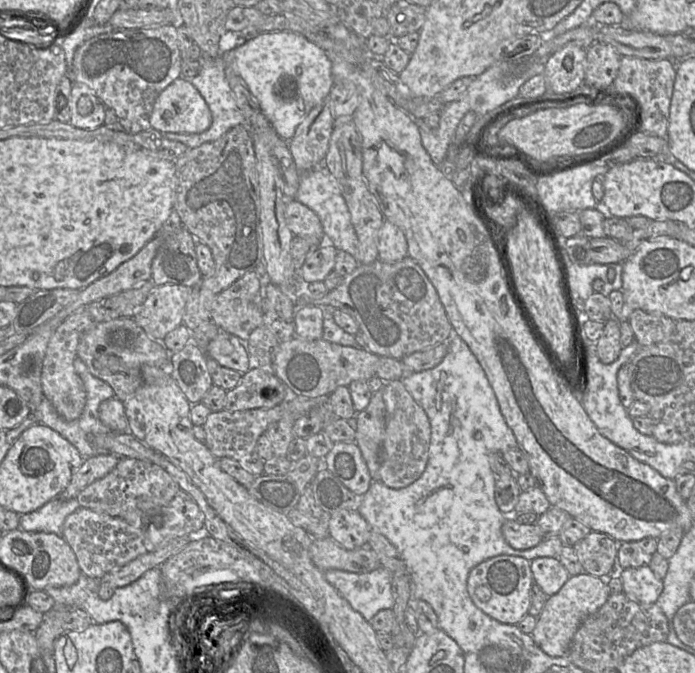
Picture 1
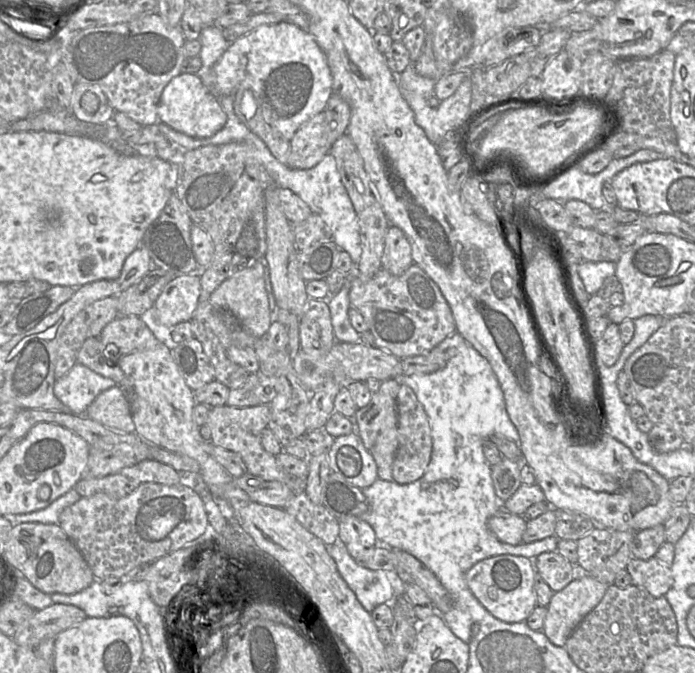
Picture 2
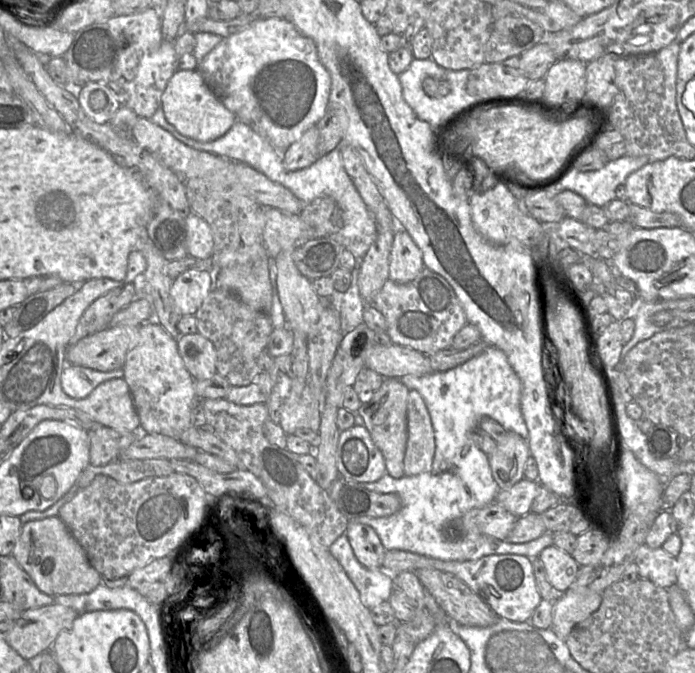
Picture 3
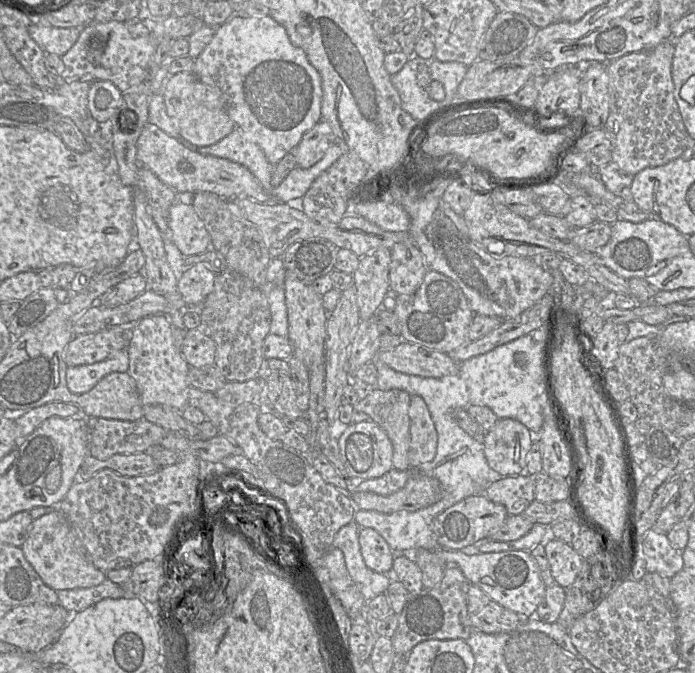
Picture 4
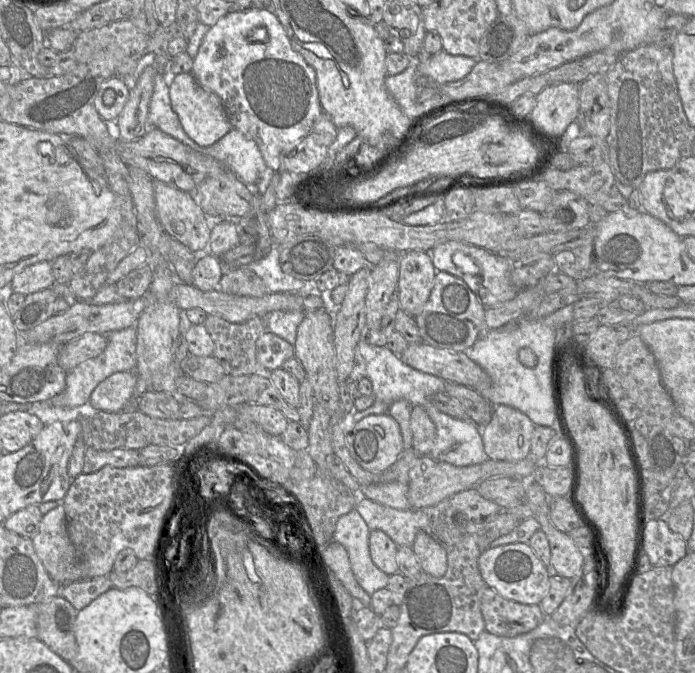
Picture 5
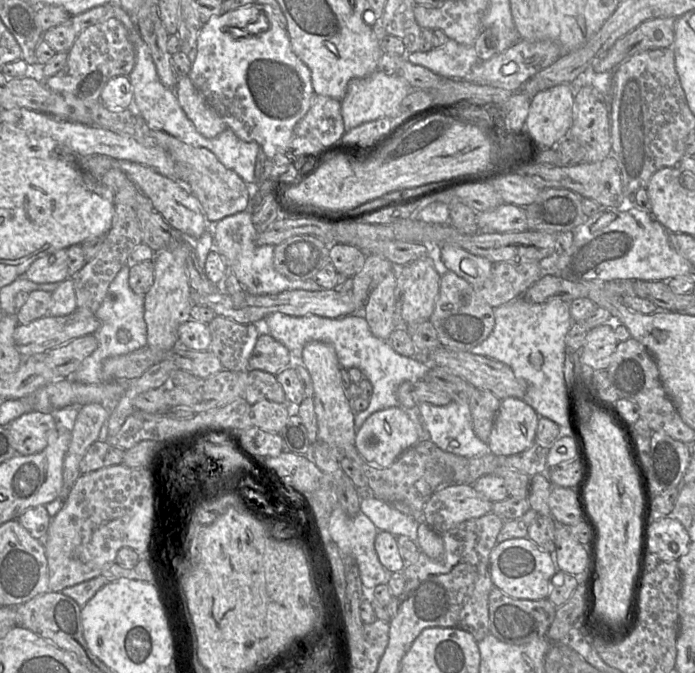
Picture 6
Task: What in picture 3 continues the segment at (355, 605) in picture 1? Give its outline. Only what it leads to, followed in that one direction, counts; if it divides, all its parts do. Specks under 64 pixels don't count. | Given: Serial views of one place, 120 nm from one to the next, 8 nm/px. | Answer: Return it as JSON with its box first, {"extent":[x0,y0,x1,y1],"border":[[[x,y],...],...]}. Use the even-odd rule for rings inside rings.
{"extent":[329,533,394,610],"border":[[[344,533],[329,547],[358,590],[360,599],[369,610],[388,601],[394,589],[394,576],[384,569],[368,569],[356,558]]]}

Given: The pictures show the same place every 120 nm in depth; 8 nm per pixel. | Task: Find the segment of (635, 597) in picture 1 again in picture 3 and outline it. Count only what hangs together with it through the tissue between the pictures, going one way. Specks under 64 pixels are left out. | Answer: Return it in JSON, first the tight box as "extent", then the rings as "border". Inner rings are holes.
{"extent":[636,544,677,589],"border":[[[646,544],[636,552],[639,578],[650,580],[656,586],[669,589],[677,583],[677,560],[662,547],[651,549]]]}

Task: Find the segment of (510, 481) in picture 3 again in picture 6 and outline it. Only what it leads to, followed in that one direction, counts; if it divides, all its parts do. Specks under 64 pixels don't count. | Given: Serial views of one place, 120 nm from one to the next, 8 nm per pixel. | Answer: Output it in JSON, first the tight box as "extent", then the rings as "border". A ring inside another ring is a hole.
{"extent":[487,399,539,456],"border":[[[503,399],[487,443],[490,452],[495,456],[511,456],[530,448],[535,442],[539,418],[523,399]]]}

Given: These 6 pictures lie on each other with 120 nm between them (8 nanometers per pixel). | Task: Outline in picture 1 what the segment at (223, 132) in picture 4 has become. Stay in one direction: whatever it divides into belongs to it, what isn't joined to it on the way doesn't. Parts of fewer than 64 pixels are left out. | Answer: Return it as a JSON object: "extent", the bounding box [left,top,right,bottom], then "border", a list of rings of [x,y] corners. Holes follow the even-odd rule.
{"extent":[151,77,212,133],"border":[[[179,77],[156,98],[151,127],[159,132],[201,133],[212,123],[211,111],[197,88]]]}

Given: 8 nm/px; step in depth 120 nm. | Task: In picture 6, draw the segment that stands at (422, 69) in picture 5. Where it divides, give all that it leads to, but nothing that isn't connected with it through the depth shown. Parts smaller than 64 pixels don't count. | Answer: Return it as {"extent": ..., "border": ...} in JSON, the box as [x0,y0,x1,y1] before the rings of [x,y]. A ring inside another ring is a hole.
{"extent":[406,39,479,79],"border":[[[452,39],[428,52],[407,53],[406,59],[449,79],[468,78],[479,62],[474,45],[460,44]]]}

